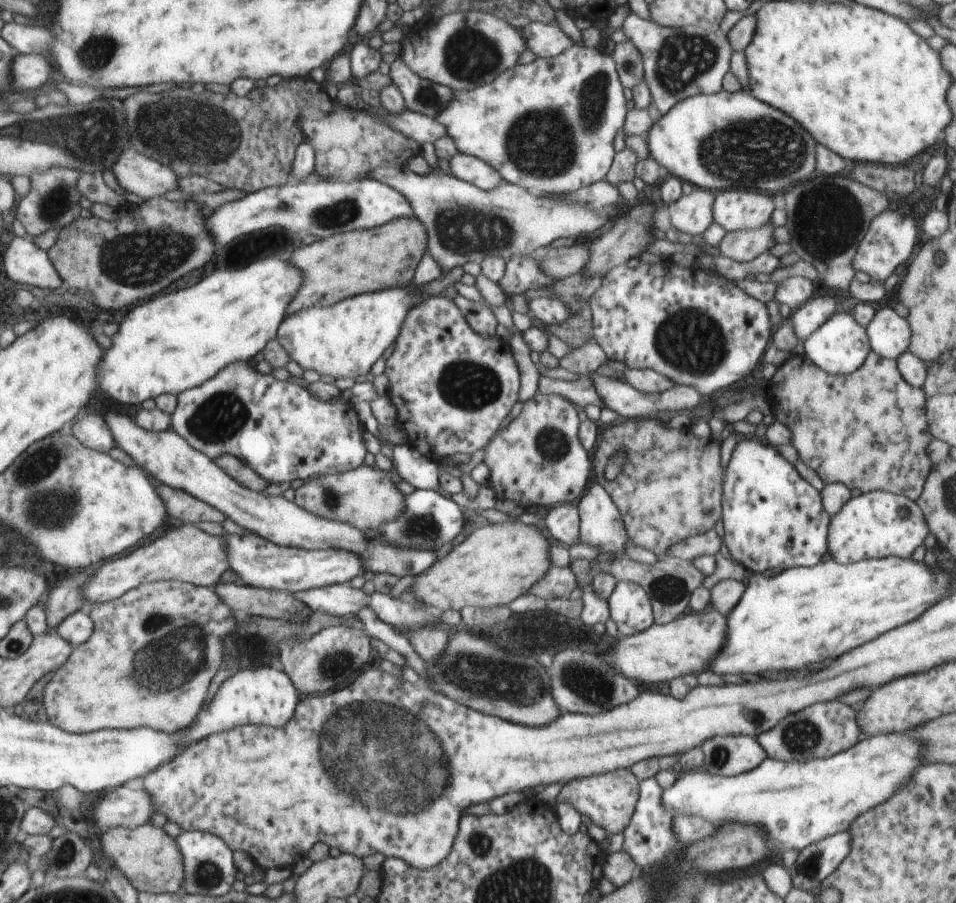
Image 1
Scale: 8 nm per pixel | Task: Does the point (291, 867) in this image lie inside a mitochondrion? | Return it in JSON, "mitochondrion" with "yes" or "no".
{"mitochondrion":"no"}

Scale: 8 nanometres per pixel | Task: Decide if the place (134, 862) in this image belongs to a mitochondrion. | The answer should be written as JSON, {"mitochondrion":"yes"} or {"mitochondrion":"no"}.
{"mitochondrion":"no"}

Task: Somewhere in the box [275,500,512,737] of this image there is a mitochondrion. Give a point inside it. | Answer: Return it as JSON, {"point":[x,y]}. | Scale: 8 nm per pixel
{"point":[339,665]}

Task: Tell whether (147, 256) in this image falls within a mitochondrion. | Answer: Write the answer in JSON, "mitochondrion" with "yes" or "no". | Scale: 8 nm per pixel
{"mitochondrion":"yes"}

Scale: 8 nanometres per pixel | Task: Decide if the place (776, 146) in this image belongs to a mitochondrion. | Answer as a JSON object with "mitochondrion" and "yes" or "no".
{"mitochondrion":"yes"}

